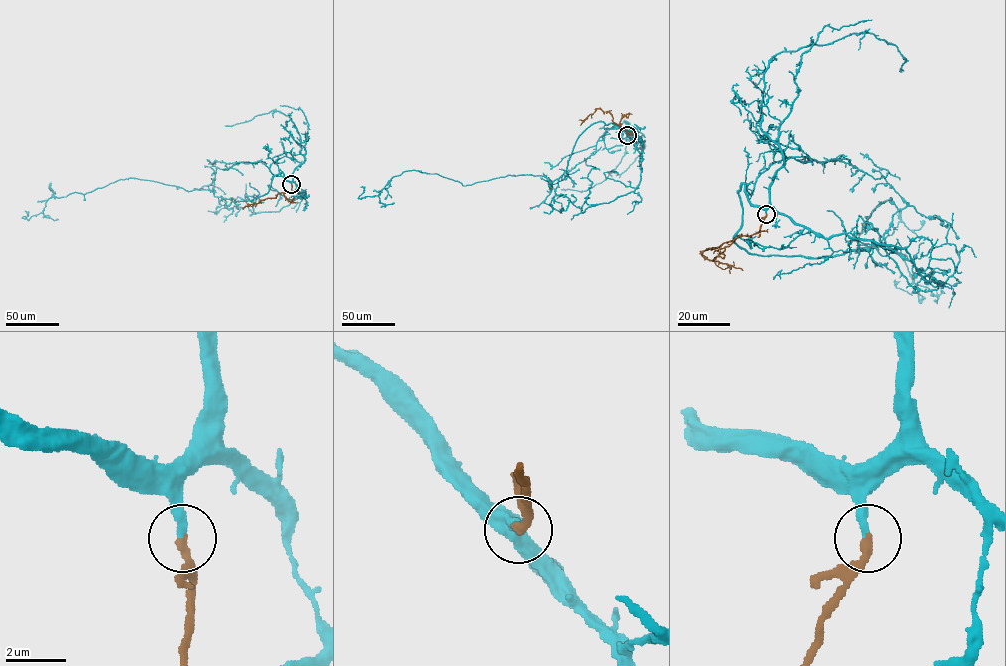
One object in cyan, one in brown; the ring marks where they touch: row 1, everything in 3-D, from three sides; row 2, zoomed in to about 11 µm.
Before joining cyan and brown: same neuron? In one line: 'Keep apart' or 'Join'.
Join

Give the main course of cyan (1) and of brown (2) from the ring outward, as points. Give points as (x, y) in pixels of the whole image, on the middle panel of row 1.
1: (627, 135), (591, 124), (551, 183), (508, 175), (464, 186), (412, 170), (377, 195), (358, 198), (360, 187)
2: (627, 135), (608, 111), (599, 108), (580, 125)

